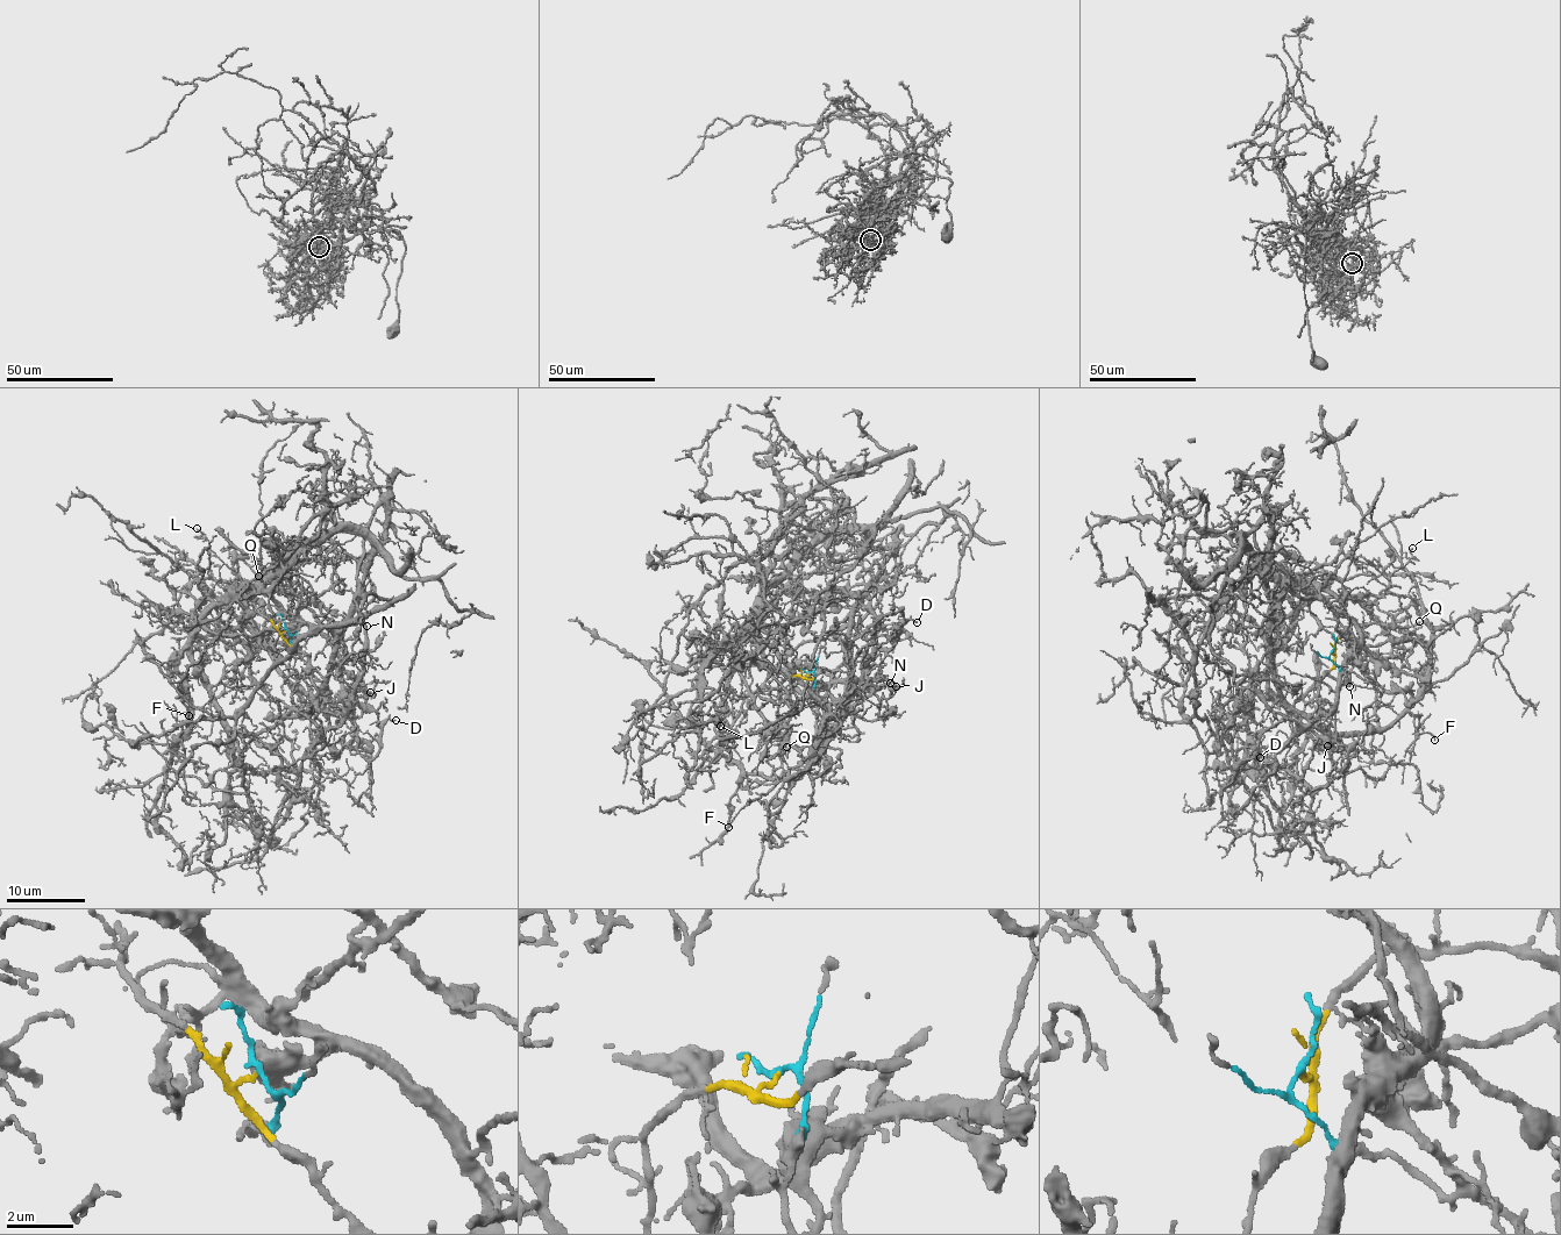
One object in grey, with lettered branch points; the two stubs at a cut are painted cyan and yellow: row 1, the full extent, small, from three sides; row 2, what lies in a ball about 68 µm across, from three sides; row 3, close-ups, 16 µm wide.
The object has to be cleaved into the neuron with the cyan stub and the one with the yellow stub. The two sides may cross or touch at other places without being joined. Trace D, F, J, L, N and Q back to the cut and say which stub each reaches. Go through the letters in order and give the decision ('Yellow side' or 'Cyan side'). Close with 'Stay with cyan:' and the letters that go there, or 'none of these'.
D: Yellow side
F: Cyan side
J: Cyan side
L: Cyan side
N: Cyan side
Q: Yellow side
Stay with cyan: F, J, L, N

